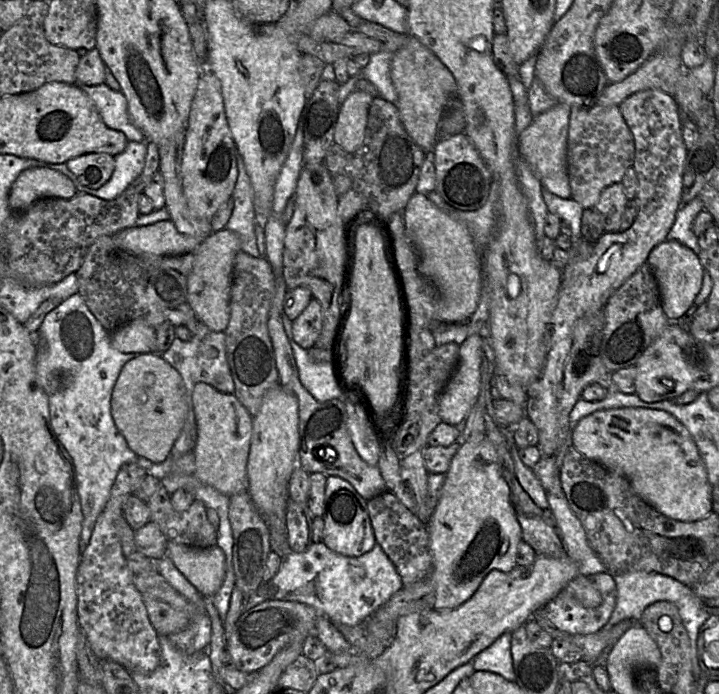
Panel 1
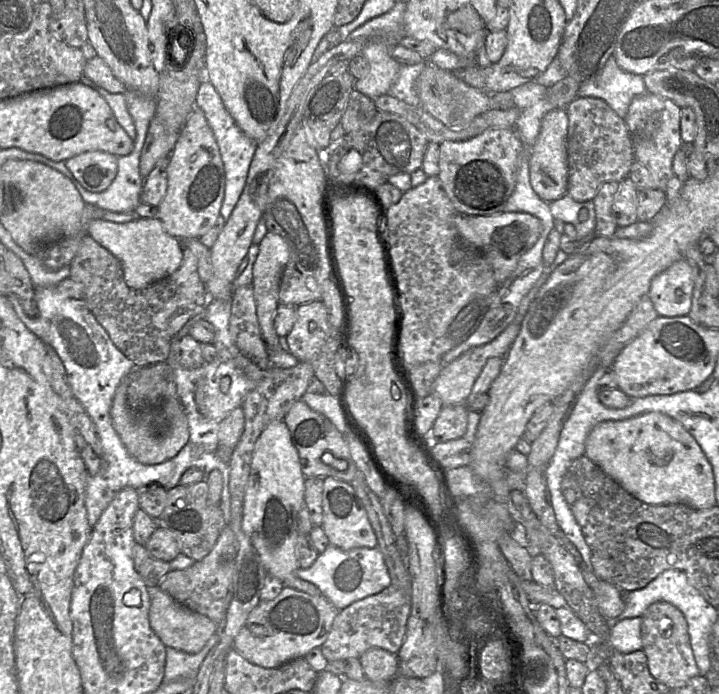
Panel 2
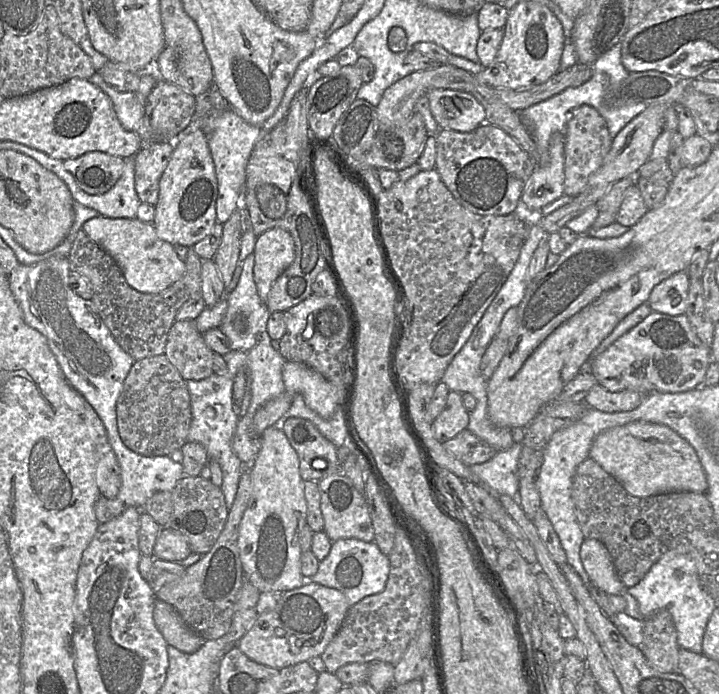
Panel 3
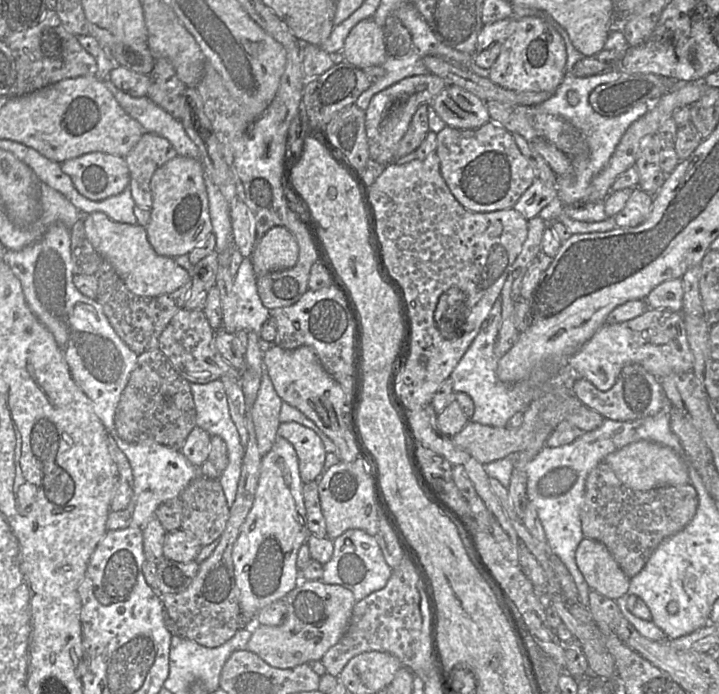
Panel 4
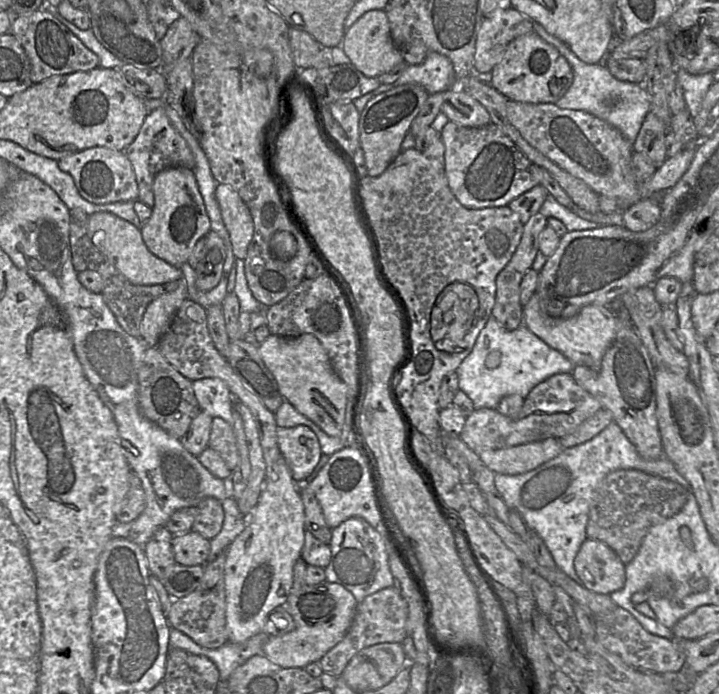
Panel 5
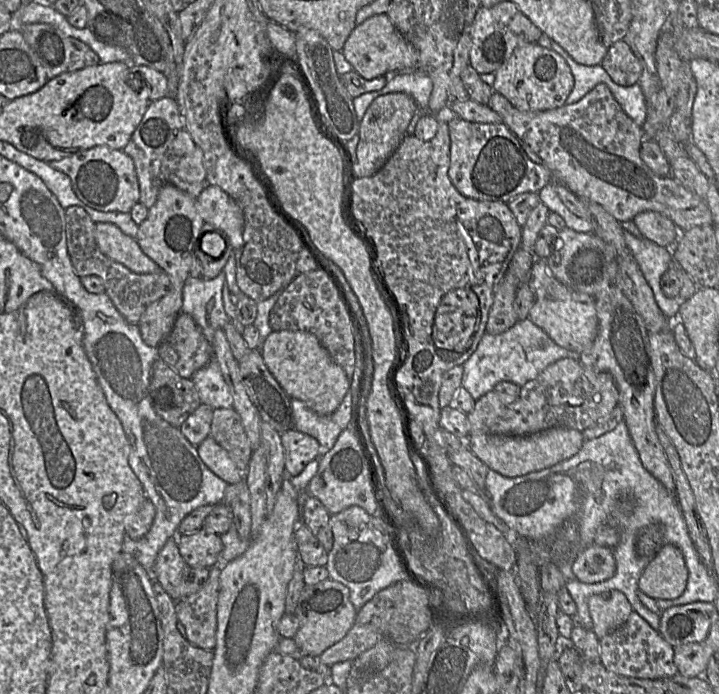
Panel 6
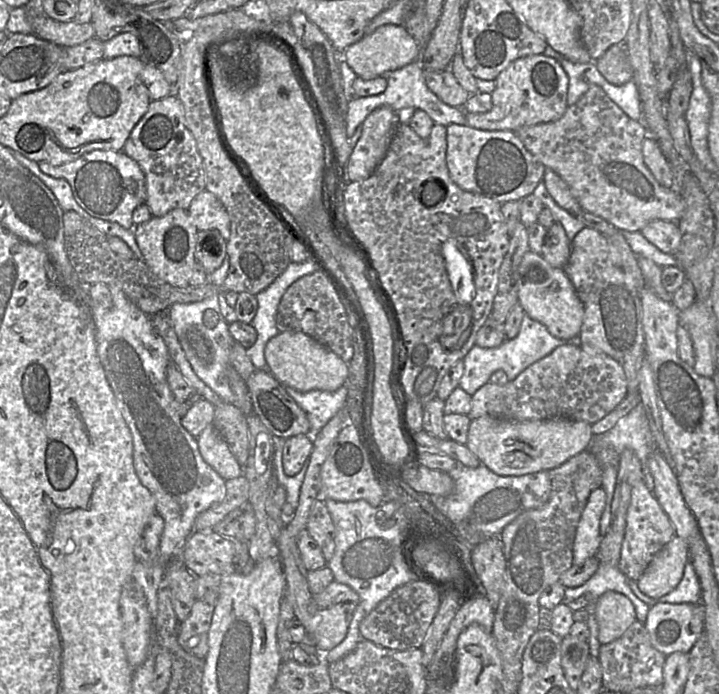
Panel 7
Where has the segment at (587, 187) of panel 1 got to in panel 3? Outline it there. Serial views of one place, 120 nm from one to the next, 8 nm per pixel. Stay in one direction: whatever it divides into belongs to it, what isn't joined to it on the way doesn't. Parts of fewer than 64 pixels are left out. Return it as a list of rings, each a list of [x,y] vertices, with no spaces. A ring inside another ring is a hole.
[[[581,105],[572,111],[565,134],[564,195],[576,197],[583,191],[590,176],[602,165],[612,141],[604,118],[595,108]]]

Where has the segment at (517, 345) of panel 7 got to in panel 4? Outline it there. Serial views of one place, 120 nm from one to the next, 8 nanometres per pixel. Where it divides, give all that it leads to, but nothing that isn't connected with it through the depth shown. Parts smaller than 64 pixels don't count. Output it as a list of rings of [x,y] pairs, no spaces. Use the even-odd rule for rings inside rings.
[[[498,297],[478,334],[450,374],[453,392],[464,392],[473,400],[474,412],[470,421],[492,427],[506,427],[508,420],[515,413],[523,412],[533,400],[542,396],[542,387],[539,387],[542,383],[529,378],[506,384],[497,377],[496,369],[500,358],[494,353],[494,344],[501,323],[501,307],[501,300]]]

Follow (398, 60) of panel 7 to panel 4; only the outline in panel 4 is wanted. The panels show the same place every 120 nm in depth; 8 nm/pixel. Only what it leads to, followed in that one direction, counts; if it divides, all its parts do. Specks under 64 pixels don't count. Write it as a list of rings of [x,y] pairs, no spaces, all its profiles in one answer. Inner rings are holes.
[[[372,17],[361,20],[349,32],[343,49],[346,60],[357,68],[381,66],[388,56],[384,28]]]

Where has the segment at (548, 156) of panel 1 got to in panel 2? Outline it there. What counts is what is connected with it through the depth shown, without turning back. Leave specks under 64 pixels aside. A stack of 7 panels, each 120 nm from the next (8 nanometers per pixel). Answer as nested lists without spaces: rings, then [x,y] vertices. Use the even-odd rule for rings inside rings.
[[[566,107],[549,111],[542,119],[540,132],[535,144],[528,150],[529,180],[535,193],[551,203],[567,195],[568,155],[567,155],[568,116]]]

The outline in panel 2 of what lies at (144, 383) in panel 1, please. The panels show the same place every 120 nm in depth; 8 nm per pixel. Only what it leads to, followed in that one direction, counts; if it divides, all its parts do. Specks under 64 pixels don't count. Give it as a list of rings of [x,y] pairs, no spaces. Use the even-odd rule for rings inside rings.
[[[129,374],[117,387],[111,405],[112,424],[121,442],[127,452],[142,464],[154,465],[172,459],[184,447],[190,435],[188,418],[182,403],[179,398],[168,398],[164,406],[167,427],[164,431],[158,433],[153,425],[141,425],[134,419],[127,399],[128,379]]]

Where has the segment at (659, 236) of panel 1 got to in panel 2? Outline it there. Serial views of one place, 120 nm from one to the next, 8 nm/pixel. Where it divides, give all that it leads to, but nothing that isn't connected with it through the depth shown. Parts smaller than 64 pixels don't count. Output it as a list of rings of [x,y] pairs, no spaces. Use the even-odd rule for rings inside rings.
[[[645,92],[632,100],[624,118],[624,123],[634,145],[635,161],[644,165],[652,173],[658,184],[658,189],[662,191],[665,191],[672,176],[672,162],[676,152],[683,147],[688,148],[684,145],[680,134],[681,110],[682,108],[673,101]]]

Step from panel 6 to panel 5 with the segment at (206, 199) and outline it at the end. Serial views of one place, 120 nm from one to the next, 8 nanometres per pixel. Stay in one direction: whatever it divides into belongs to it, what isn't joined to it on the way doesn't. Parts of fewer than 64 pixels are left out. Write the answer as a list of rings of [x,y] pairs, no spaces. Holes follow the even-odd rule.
[[[218,184],[215,197],[229,233],[235,258],[244,260],[254,233],[254,223],[247,205],[230,186]]]

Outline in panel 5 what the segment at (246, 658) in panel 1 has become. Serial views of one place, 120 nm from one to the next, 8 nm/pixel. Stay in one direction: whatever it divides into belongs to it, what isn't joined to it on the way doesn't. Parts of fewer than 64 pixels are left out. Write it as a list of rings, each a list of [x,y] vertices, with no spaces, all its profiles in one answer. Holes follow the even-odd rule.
[[[327,581],[305,584],[298,591],[291,592],[286,601],[286,609],[295,622],[294,630],[281,636],[269,636],[262,647],[262,654],[283,668],[304,668],[312,662],[319,662],[347,634],[357,604],[352,593],[340,584]]]

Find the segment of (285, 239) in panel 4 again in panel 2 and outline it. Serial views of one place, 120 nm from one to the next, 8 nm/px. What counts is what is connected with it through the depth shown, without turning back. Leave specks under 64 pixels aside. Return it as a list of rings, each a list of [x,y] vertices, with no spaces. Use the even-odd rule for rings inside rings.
[[[267,232],[258,244],[259,252],[252,269],[252,287],[256,314],[262,337],[267,347],[280,347],[279,336],[274,329],[274,318],[278,308],[278,294],[282,273],[288,263],[290,252],[287,242],[278,234]]]

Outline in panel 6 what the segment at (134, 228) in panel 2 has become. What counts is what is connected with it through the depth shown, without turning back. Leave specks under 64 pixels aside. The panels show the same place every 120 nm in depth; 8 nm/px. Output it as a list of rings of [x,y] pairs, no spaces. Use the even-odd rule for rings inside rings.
[[[96,223],[95,240],[104,255],[124,265],[134,273],[153,274],[163,271],[143,253],[136,239],[123,233],[114,224]]]

